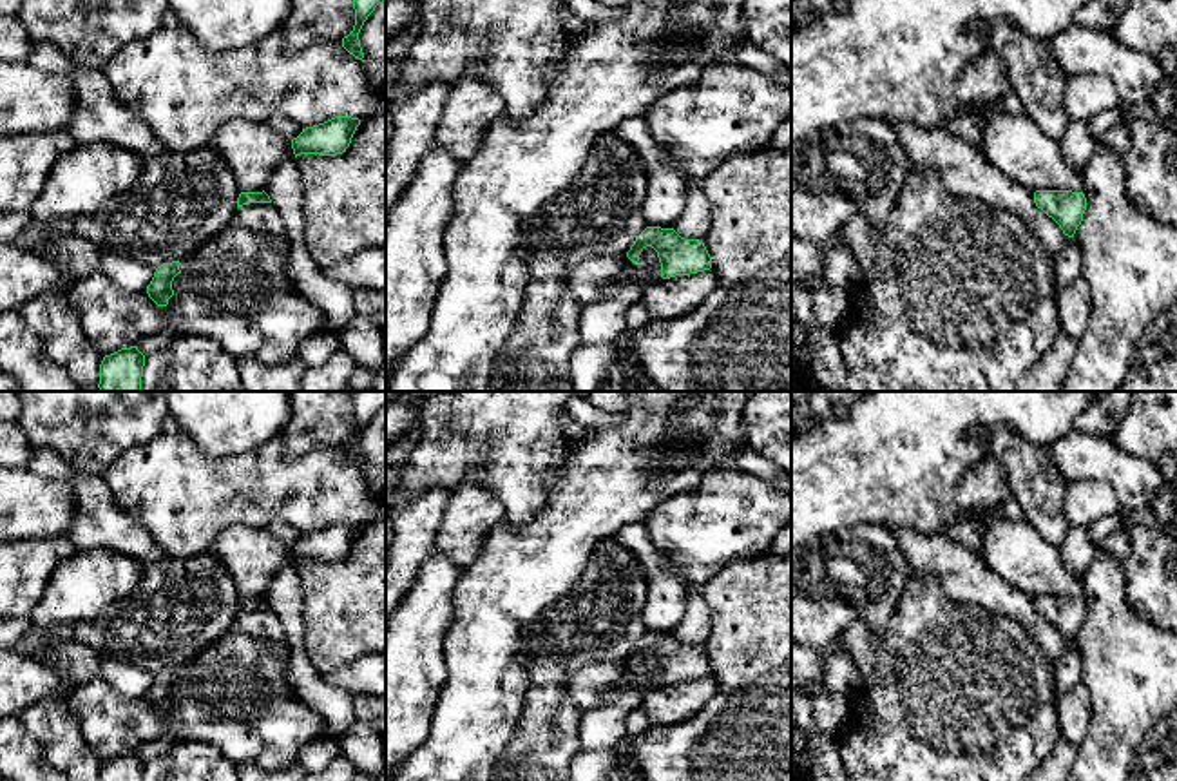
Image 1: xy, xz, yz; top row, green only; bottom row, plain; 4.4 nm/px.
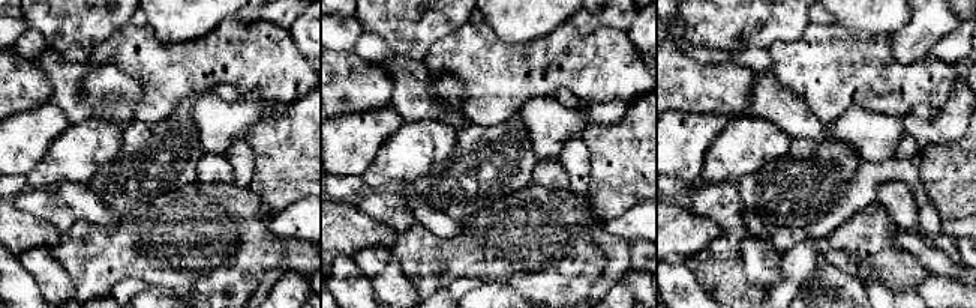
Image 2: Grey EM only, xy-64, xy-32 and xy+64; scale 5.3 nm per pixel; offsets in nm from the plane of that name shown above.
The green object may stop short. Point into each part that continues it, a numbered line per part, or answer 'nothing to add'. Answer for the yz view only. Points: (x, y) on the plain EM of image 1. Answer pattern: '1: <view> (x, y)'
nothing to add

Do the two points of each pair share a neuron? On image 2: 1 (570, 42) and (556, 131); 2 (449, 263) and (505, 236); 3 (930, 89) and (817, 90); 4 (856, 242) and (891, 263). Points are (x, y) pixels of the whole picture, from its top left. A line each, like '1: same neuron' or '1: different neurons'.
1: different neurons
2: same neuron
3: same neuron
4: same neuron

